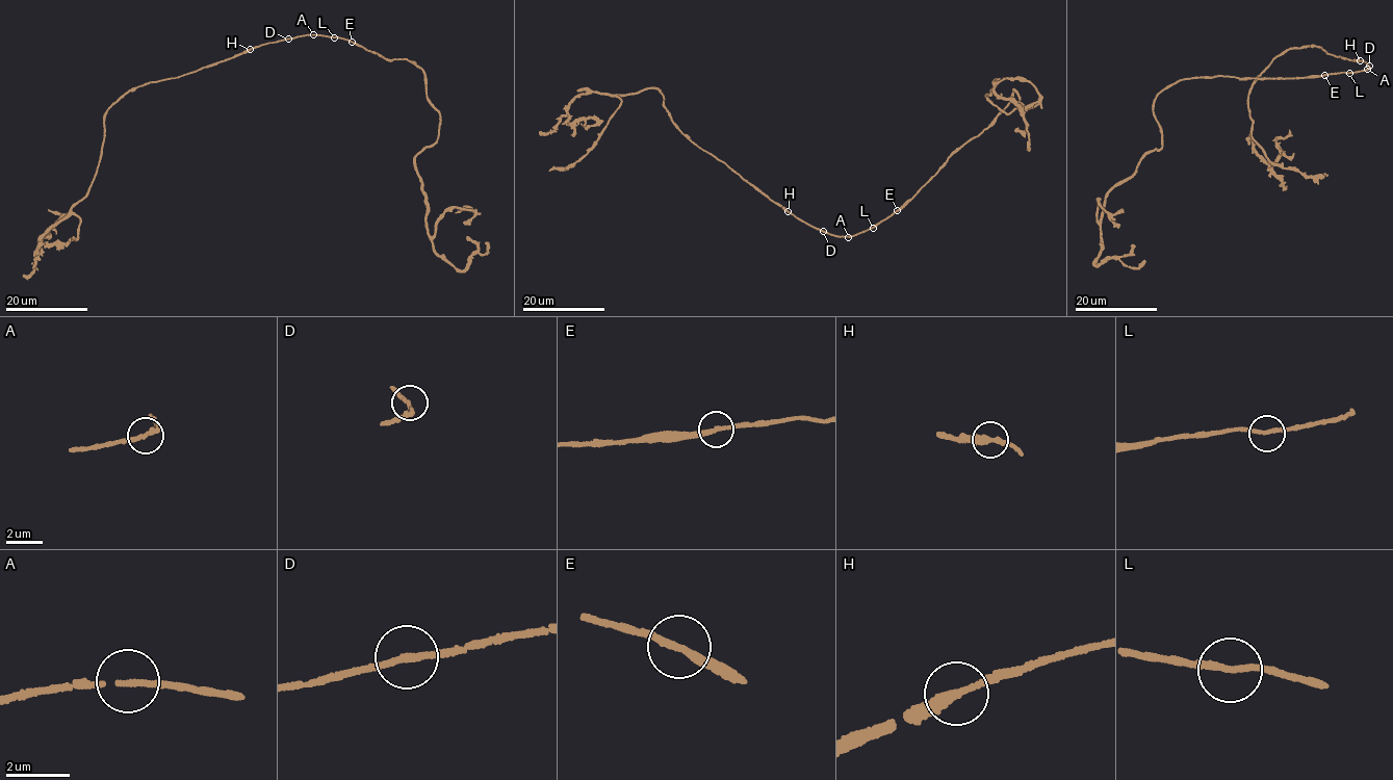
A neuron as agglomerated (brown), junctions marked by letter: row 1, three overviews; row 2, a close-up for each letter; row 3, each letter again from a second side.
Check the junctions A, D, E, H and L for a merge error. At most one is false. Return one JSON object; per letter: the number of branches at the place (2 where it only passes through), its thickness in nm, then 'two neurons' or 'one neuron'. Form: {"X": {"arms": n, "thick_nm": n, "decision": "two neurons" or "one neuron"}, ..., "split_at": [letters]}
{"A": {"arms": 2, "thick_nm": 150, "decision": "one neuron"}, "D": {"arms": 2, "thick_nm": 190, "decision": "one neuron"}, "E": {"arms": 2, "thick_nm": 220, "decision": "one neuron"}, "H": {"arms": 2, "thick_nm": 260, "decision": "one neuron"}, "L": {"arms": 2, "thick_nm": 180, "decision": "one neuron"}, "split_at": []}

